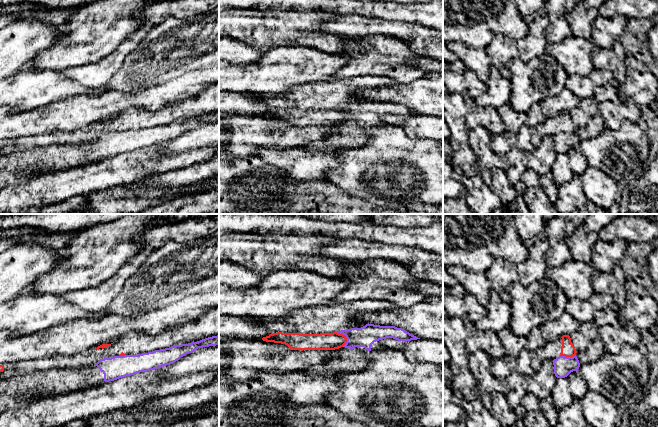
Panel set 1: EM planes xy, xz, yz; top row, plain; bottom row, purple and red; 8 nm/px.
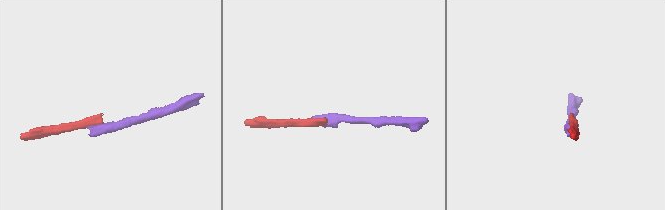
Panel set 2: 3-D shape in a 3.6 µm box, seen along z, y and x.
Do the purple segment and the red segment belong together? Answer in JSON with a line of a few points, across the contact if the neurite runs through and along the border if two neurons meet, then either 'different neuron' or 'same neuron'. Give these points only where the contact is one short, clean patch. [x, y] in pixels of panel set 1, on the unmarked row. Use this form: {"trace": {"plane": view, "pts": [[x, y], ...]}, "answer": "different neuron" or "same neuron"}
{"trace": {"plane": "xz", "pts": [[336, 108], [342, 109], [345, 112], [346, 119], [343, 122]]}, "answer": "different neuron"}

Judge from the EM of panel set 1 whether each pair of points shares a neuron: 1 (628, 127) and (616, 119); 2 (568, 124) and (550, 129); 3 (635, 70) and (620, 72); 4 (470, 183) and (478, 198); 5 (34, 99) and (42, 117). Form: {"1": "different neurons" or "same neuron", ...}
{"1": "different neurons", "2": "different neurons", "3": "different neurons", "4": "same neuron", "5": "different neurons"}

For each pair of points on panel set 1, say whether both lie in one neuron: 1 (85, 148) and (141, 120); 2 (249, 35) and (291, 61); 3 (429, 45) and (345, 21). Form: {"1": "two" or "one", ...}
{"1": "two", "2": "two", "3": "one"}

